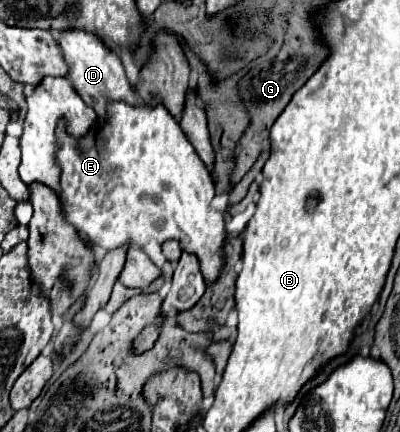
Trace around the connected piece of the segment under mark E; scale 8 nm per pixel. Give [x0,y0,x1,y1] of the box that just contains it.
[57,103,227,285]

